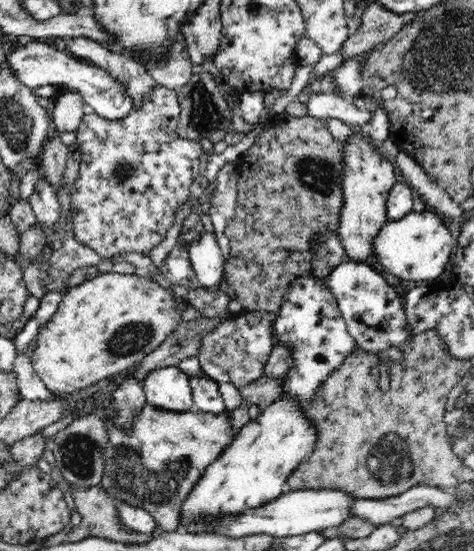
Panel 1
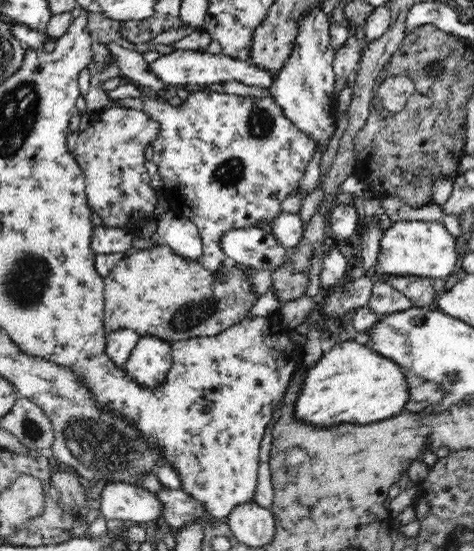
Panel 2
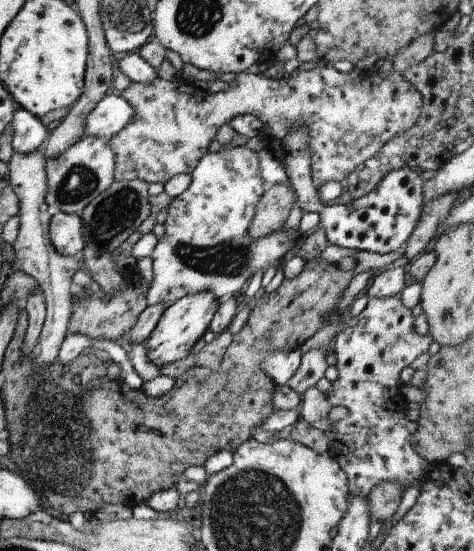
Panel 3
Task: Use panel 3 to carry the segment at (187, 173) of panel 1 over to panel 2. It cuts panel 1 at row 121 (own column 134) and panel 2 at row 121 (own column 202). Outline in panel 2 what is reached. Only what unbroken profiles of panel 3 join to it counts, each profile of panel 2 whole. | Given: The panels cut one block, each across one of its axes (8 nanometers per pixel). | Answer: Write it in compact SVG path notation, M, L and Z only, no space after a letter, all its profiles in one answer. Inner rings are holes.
M110 106L100 111L98 122L90 124L78 135L73 155L84 177L86 177L85 194L91 213L95 212L103 221L105 227L122 228L135 237L141 234L142 224L146 220L156 219L154 210L158 204L159 192L150 183L151 175L145 167L144 148L152 145L159 133L159 124L145 112L138 109L128 109L124 106Z

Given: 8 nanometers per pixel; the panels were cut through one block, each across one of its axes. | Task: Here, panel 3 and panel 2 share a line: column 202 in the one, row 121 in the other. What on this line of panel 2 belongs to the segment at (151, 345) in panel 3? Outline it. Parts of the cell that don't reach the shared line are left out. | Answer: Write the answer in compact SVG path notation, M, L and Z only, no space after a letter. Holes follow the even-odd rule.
M316 5L297 20L297 25L294 50L268 89L288 120L316 141L320 154L334 136L338 120L333 69L335 49L332 48L329 31L331 23L328 16Z

